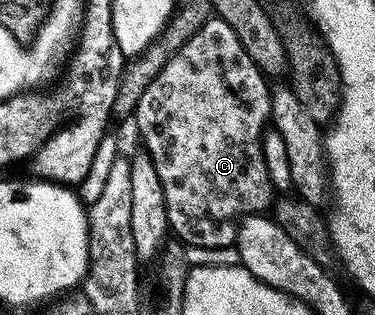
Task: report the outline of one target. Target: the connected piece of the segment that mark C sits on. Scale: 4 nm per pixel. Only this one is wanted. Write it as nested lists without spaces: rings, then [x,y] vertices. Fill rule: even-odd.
[[[218,17],[208,19],[206,25],[202,25],[202,29],[198,29],[198,33],[194,33],[194,37],[190,37],[190,41],[186,41],[186,45],[182,45],[182,49],[178,49],[178,53],[174,53],[174,57],[170,57],[170,61],[166,61],[166,65],[158,73],[158,77],[154,77],[154,81],[150,81],[150,89],[146,89],[146,93],[142,93],[142,101],[138,101],[136,106],[134,122],[136,122],[137,129],[140,130],[141,137],[144,138],[143,150],[147,151],[148,156],[154,161],[154,169],[158,169],[158,181],[162,181],[162,193],[166,193],[166,213],[171,234],[181,244],[187,245],[189,248],[191,248],[190,246],[205,247],[208,251],[216,251],[219,247],[231,248],[236,242],[238,221],[246,215],[264,213],[271,208],[274,202],[274,188],[266,173],[266,161],[262,157],[262,145],[260,144],[260,138],[269,124],[271,114],[272,97],[269,80],[264,72],[258,69],[258,65],[254,65],[250,53],[246,53],[246,49],[242,49],[242,41],[238,41],[234,29],[230,29],[230,25],[226,25],[226,21],[222,21]]]

